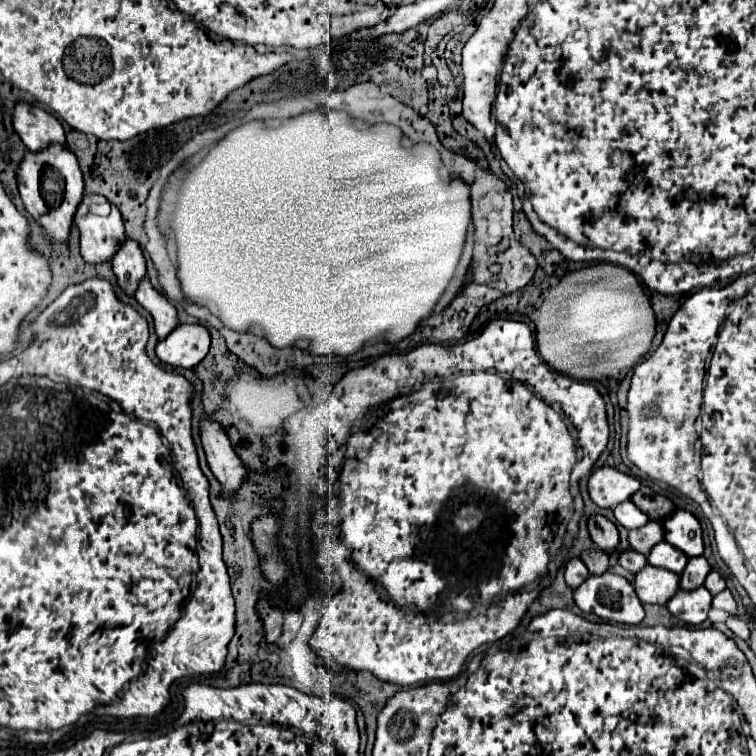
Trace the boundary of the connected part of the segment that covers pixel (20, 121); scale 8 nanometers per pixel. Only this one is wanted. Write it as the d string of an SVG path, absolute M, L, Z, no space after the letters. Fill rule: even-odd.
M16 101L12 125L30 151L42 151L42 147L48 147L50 143L66 143L58 119L26 101Z

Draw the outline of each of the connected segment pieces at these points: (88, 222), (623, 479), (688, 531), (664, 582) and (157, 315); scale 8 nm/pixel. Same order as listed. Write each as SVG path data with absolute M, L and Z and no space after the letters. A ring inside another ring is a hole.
M86 193L74 215L74 225L80 231L80 251L84 261L88 263L110 261L116 249L120 247L120 239L124 241L126 237L120 211L114 205L106 217L88 213L88 205L104 203L104 201L106 199L102 195Z
M598 467L590 473L588 479L588 493L590 499L598 507L614 507L614 503L622 503L624 499L630 499L630 495L636 493L640 487L640 481L632 475L620 473L612 467Z
M676 509L668 517L662 519L664 541L672 547L684 551L688 557L698 557L704 551L702 543L702 527L698 519L684 509Z
M644 565L634 579L634 589L640 597L642 603L656 603L656 605L666 605L670 595L678 591L678 573L662 569L662 567L652 567Z
M148 277L140 279L134 297L154 317L154 327L156 327L158 339L164 339L172 331L172 327L178 325L178 321L176 321L176 307L172 305L172 301L168 297L164 297L162 293L158 293L152 287Z

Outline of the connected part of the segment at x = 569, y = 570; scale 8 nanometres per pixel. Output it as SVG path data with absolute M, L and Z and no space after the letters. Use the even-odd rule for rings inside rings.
M572 557L572 559L566 563L564 577L566 577L568 587L572 587L572 589L574 589L574 587L576 587L576 585L580 585L588 575L590 575L590 573L588 573L586 565L580 561L580 557Z

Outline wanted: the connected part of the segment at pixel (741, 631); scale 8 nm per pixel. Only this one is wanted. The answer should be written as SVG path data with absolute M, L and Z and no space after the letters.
M730 615L730 617L726 619L726 625L728 625L728 629L730 629L736 637L742 637L744 641L748 641L750 629L748 629L748 625L746 625L738 615Z

